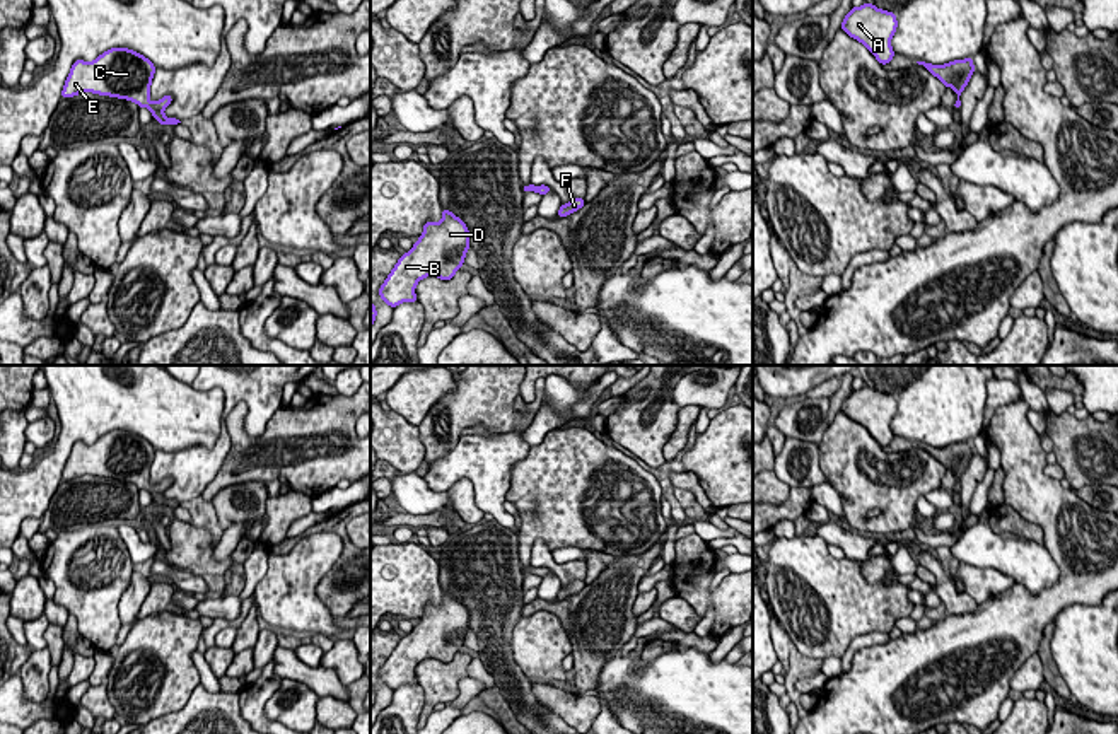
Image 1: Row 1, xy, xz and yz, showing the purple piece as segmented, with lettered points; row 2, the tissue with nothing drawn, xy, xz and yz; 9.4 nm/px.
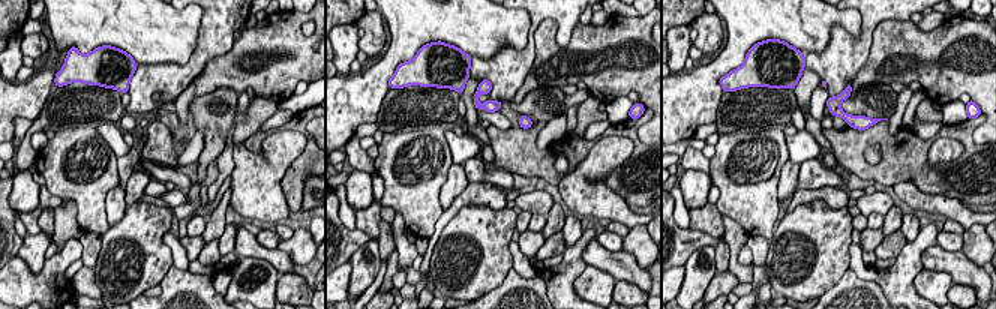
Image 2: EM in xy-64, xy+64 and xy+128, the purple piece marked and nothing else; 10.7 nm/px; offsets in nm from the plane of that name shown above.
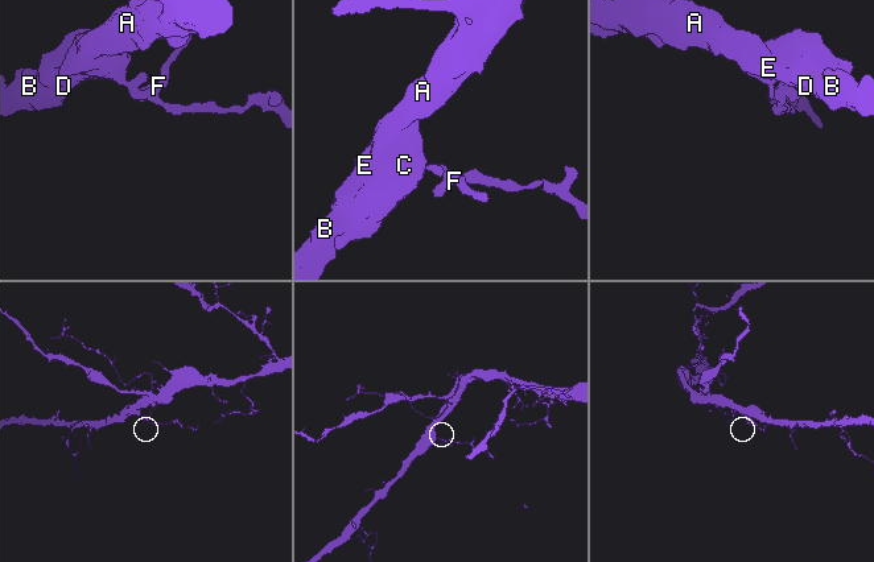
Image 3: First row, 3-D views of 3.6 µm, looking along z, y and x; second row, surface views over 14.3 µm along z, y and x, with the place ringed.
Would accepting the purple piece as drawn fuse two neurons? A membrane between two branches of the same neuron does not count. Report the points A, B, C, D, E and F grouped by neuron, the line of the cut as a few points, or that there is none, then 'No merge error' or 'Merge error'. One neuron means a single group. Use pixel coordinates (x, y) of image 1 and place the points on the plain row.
Groups: A B C D E F. No split. No merge error

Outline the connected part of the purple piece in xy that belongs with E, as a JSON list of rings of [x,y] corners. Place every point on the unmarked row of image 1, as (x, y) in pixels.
[[[111,430],[90,446],[84,442],[73,444],[61,480],[68,481],[84,475],[94,475],[128,481],[140,490],[148,490],[157,505],[176,509],[181,505],[179,502],[164,498],[172,478],[164,478],[157,485],[148,481],[154,456],[154,446],[143,437],[126,430]]]

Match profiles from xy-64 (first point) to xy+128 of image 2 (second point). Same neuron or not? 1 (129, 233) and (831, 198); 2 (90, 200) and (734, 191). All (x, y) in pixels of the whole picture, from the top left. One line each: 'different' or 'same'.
1: different
2: same

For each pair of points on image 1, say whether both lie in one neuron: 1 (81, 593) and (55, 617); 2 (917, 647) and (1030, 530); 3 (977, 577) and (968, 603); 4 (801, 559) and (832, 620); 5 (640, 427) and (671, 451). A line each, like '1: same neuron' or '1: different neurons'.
1: different neurons
2: different neurons
3: different neurons
4: same neuron
5: different neurons

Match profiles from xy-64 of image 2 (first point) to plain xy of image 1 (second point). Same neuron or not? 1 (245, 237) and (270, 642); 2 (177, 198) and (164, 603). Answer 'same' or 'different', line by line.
1: different
2: different

